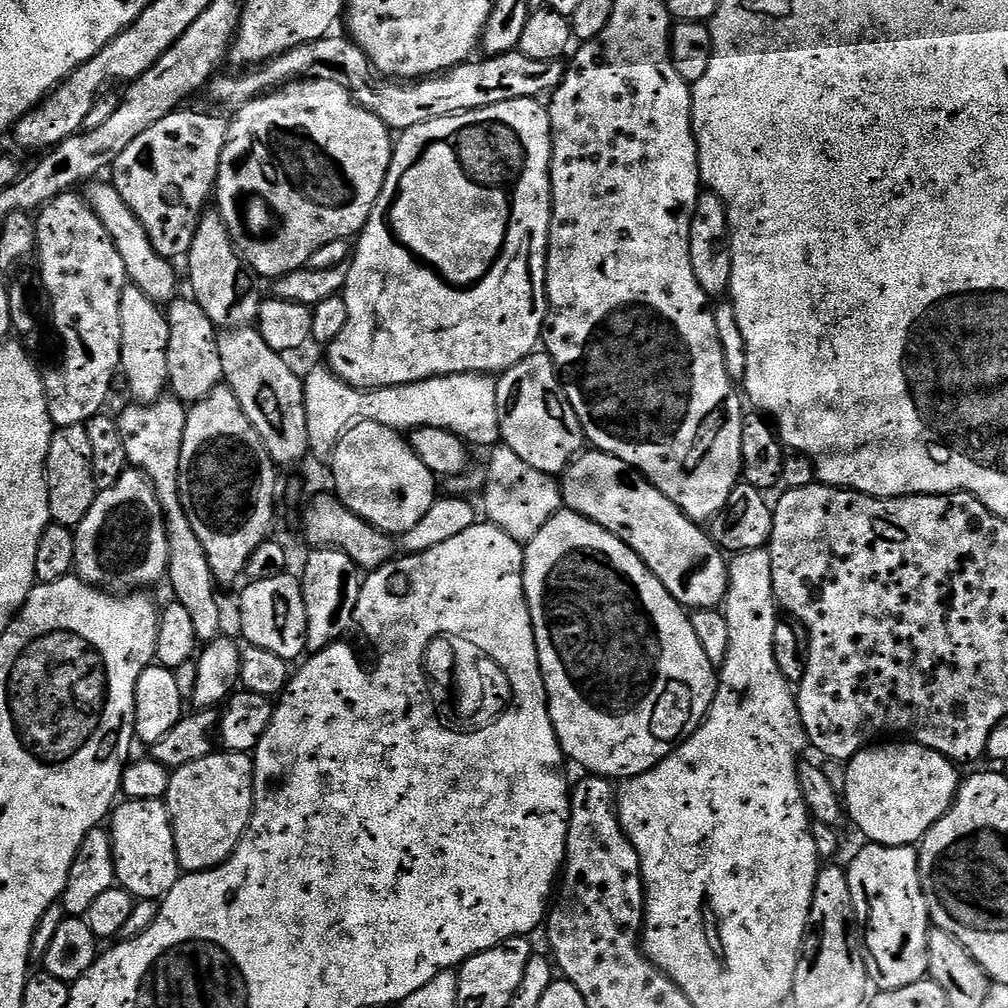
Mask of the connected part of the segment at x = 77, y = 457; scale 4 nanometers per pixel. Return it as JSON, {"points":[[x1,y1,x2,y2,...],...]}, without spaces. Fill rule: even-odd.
{"points":[[85,425,66,426,53,431,46,475,51,523,74,530,82,518,90,514,90,506,94,506,97,493,94,486,94,462,90,458,90,434]]}

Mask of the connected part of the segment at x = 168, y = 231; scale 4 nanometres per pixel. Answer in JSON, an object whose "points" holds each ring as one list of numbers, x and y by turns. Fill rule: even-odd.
{"points":[[171,112,162,122,154,122,146,134,138,134,122,154,118,154,114,165,114,183,118,194,122,194,122,202,134,210,134,214,142,222,154,250,165,260,173,262,178,258,187,257,194,236,200,226,210,201,214,196,218,170,220,169,220,155,226,146,229,121,220,116,211,116,208,112]]}

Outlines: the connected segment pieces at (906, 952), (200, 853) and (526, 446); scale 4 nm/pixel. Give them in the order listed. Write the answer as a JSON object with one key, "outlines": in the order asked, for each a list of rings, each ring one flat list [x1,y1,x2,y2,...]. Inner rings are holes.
{"outlines":[[[871,842,863,846,846,871,862,929,868,978,879,991,898,990,928,976,930,917,920,881,920,854,912,846,891,848]],[[223,750,213,751,211,756,198,762,190,762,190,766,182,766,171,773,166,803,172,819,176,857,185,873,209,872,212,868,219,868,232,857,232,852,239,846,244,833,248,831,248,825,252,822,253,775,254,760,249,753]],[[537,350,527,356,518,366,503,373,496,383,498,394,499,426,502,444,514,450,522,462,534,466,534,470,542,470,546,474,559,477,567,469,568,465,581,455,586,448,586,437,582,426,578,422,578,414,570,406,570,402,564,393,556,364,548,357,547,351]]]}

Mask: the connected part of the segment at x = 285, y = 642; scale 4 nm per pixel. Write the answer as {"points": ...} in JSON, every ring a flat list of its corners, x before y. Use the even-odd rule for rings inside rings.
{"points":[[285,574,245,585,240,596,240,628,244,631,245,641,262,650,270,650,270,654,278,654,278,658,283,660,299,661,308,647,306,602,303,601,301,581,295,575]]}

